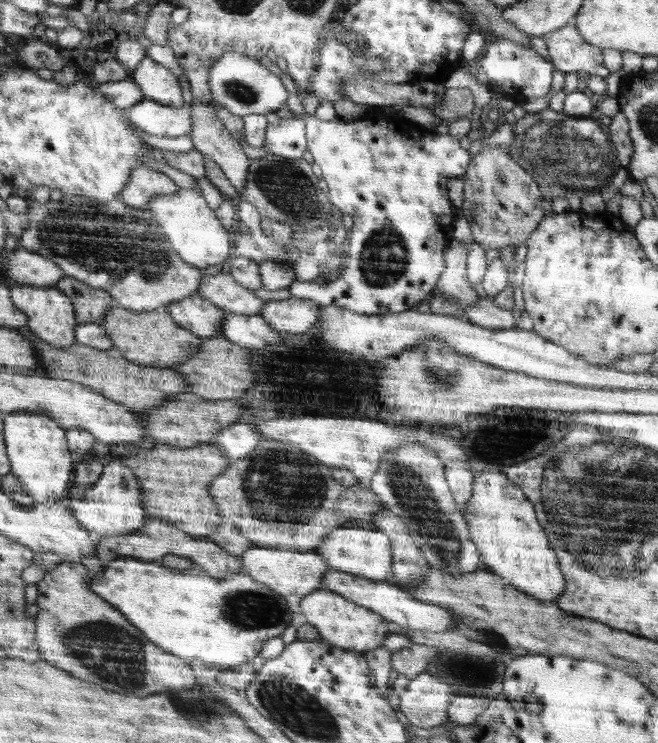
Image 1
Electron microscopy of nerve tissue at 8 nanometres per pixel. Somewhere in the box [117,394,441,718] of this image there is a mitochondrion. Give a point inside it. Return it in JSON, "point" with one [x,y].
{"point":[281,484]}

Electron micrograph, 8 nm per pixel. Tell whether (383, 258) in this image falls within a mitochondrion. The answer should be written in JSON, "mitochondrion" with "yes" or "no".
{"mitochondrion":"yes"}

